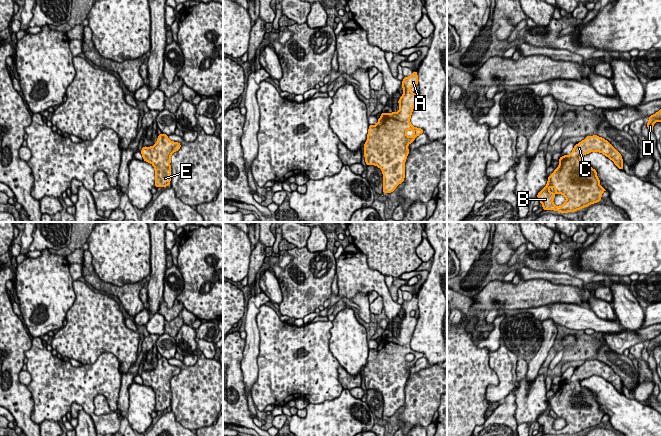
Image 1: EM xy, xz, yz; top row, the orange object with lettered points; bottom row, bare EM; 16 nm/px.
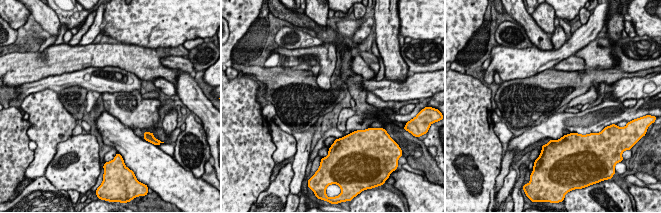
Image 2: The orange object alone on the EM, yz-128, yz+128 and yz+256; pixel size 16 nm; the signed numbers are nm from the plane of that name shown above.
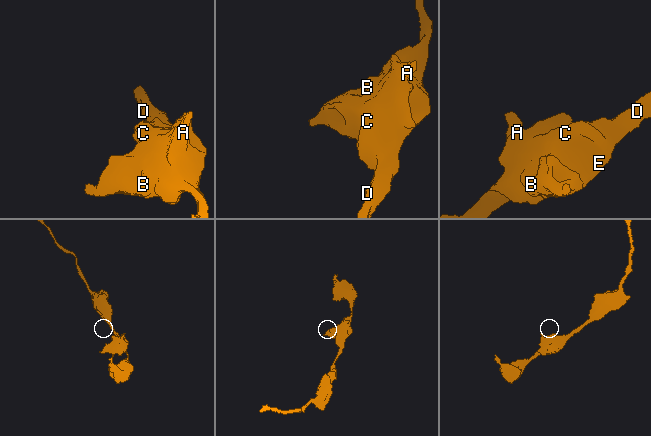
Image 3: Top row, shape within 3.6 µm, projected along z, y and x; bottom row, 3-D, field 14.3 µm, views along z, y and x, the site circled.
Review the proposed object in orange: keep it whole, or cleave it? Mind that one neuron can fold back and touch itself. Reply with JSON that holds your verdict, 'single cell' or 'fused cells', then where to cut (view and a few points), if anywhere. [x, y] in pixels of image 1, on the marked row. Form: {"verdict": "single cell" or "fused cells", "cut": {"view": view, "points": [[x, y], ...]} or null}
{"verdict": "single cell", "cut": null}

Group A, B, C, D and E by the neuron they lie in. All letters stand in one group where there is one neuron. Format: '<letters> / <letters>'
A B C D E

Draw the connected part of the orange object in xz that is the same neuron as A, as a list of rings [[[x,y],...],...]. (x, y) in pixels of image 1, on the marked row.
[[[417,71],[402,80],[404,93],[397,102],[399,111],[381,113],[376,125],[369,125],[364,156],[367,166],[375,165],[383,173],[383,193],[391,193],[405,178],[405,161],[409,154],[407,146],[424,133],[411,125],[410,118],[417,94],[410,91],[418,85]]]

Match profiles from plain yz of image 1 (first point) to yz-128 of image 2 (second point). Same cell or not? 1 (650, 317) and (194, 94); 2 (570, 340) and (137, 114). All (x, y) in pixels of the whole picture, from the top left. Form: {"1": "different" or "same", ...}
{"1": "different", "2": "same"}

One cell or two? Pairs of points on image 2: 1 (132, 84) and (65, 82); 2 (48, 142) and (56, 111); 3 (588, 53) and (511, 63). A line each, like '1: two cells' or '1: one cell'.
1: one cell
2: one cell
3: two cells

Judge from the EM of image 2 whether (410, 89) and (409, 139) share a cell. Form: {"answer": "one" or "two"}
{"answer": "two"}

